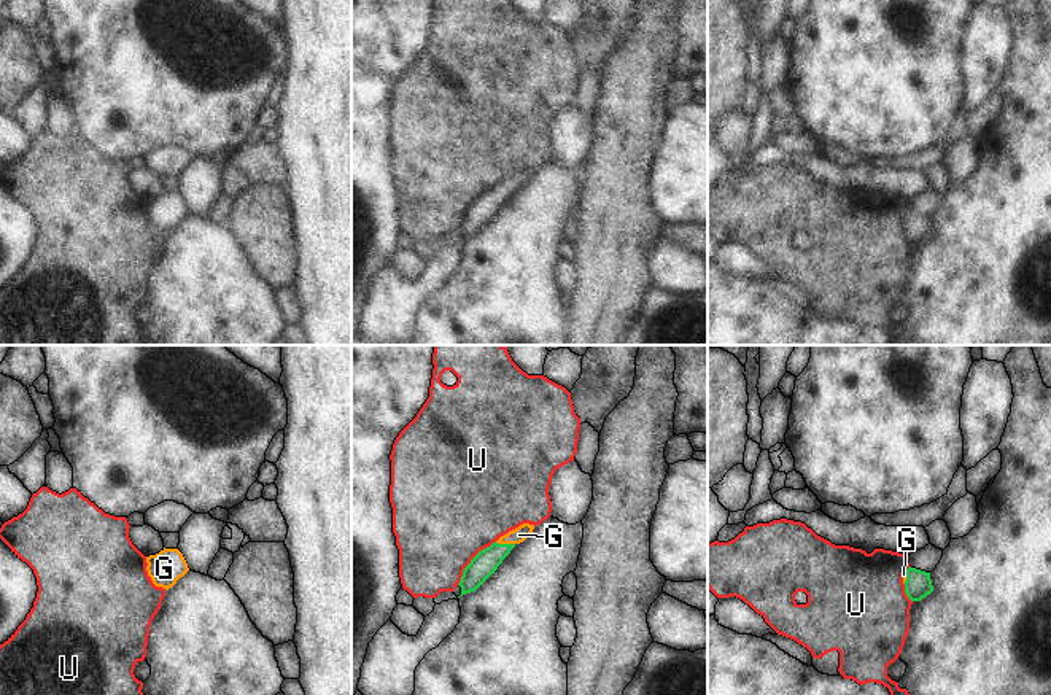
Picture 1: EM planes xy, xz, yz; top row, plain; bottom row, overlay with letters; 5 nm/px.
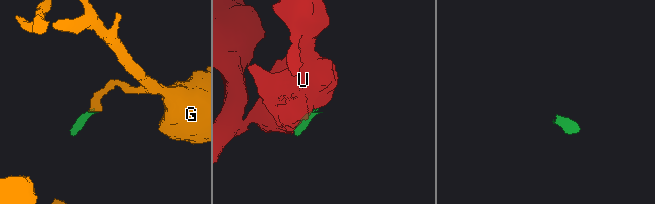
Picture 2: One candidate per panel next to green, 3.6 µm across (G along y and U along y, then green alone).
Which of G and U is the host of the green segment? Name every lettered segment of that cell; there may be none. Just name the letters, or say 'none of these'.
G

